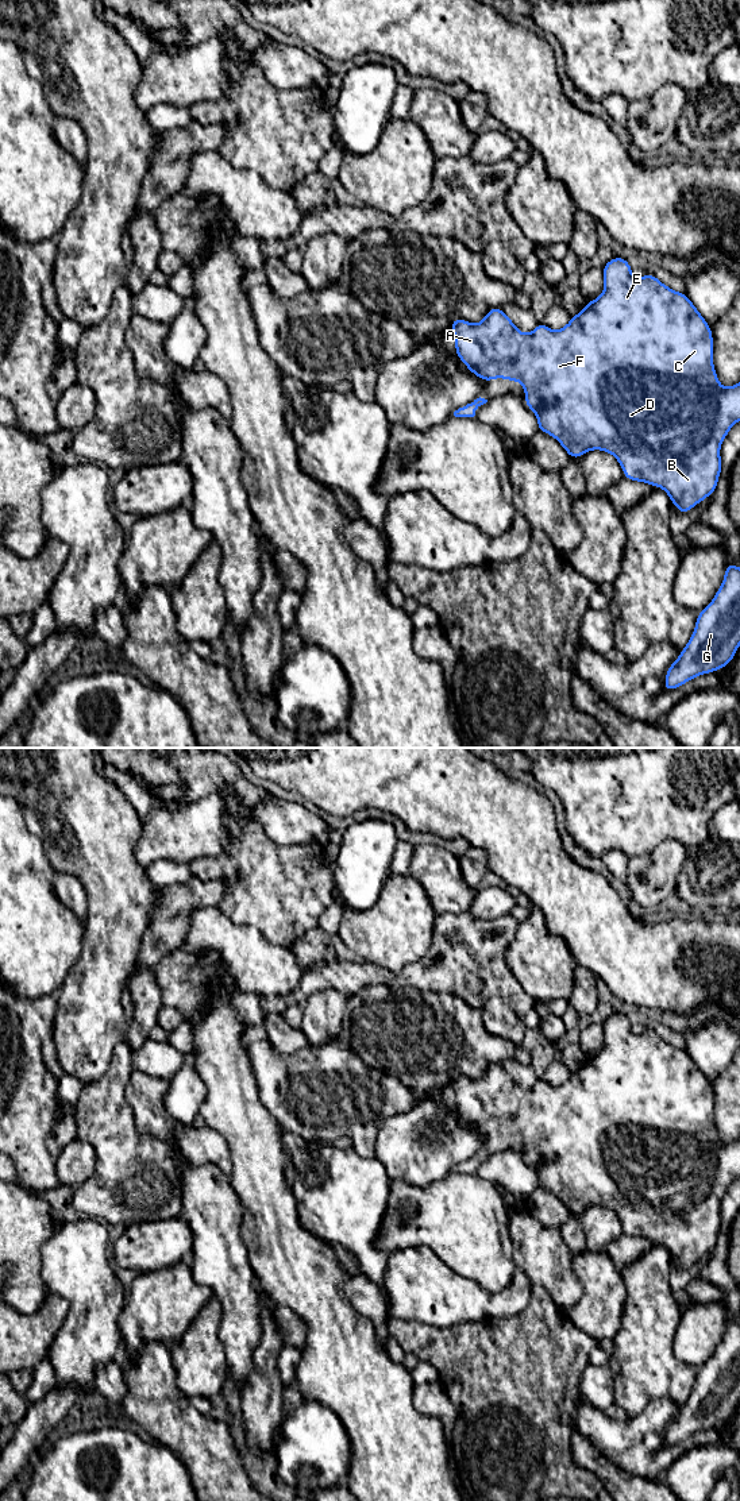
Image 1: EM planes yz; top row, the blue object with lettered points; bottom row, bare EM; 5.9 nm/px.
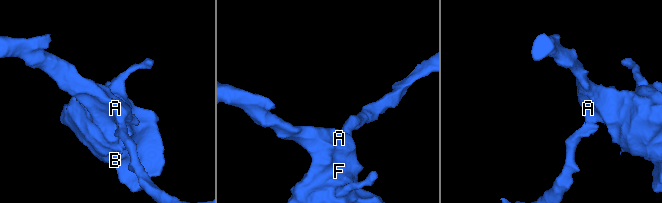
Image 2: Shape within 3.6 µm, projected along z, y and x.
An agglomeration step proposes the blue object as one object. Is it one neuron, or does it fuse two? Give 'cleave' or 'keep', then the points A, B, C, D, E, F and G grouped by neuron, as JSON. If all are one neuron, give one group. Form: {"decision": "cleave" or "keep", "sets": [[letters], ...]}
{"decision": "keep", "sets": [["A", "B", "C", "D", "E", "F", "G"]]}

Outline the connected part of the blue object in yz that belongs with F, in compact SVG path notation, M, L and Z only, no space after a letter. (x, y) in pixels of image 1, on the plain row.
M616 1012L602 1022L604 1049L586 1058L585 1064L571 1073L570 1079L559 1087L550 1085L544 1079L537 1079L533 1088L523 1089L504 1069L502 1064L492 1064L479 1080L470 1080L454 1073L450 1085L455 1093L455 1108L466 1123L485 1138L493 1134L504 1134L521 1138L525 1147L525 1161L537 1173L537 1186L555 1193L570 1213L579 1215L585 1208L601 1205L612 1209L623 1223L624 1234L644 1238L666 1246L672 1261L681 1270L687 1270L691 1263L712 1251L717 1245L721 1230L720 1203L729 1185L740 1177L740 1138L732 1143L722 1143L713 1120L713 1091L709 1080L693 1061L686 1049L679 1049L662 1039L654 1030L633 1034L631 1019L623 1012Z

